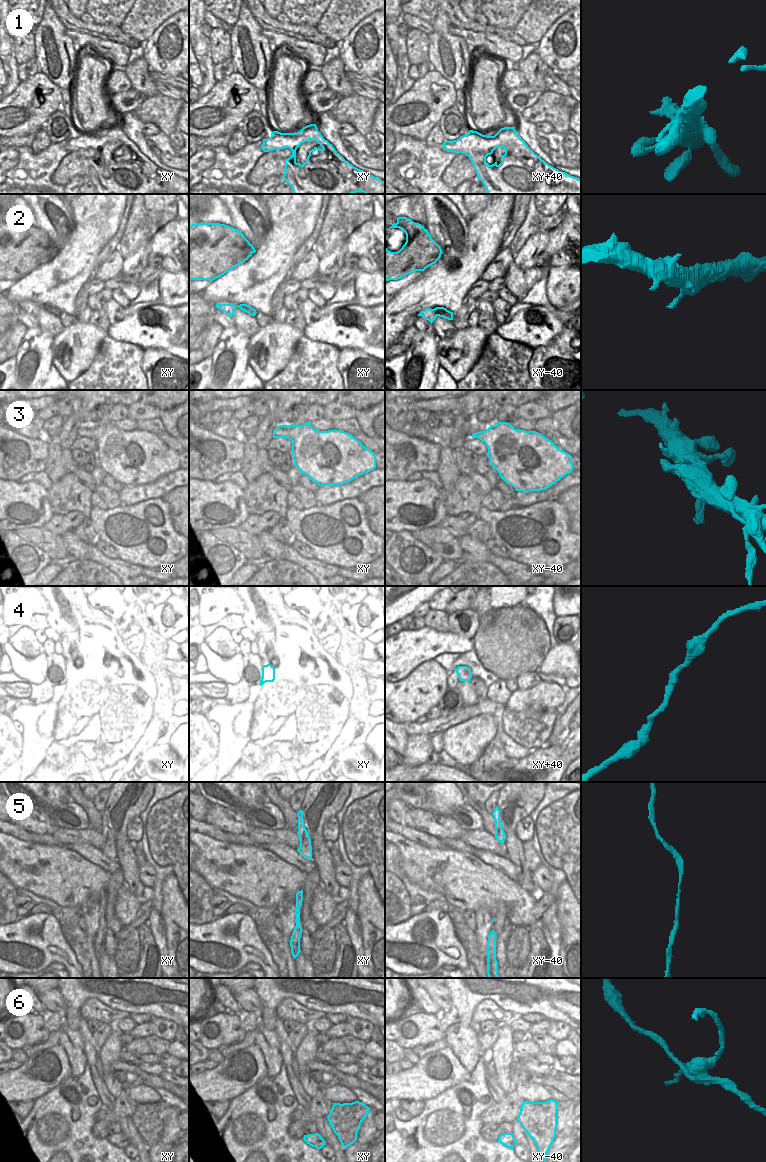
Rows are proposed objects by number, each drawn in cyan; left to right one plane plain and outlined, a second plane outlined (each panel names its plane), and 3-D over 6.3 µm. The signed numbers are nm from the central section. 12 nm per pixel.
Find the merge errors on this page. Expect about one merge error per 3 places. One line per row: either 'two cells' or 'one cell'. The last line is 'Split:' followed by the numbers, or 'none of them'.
1: one cell
2: one cell
3: one cell
4: one cell
5: one cell
6: two cells
Split: 6

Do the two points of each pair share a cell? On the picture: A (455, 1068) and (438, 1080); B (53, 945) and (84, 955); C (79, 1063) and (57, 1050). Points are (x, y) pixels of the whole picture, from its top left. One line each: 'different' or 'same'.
A: same
B: different
C: different

